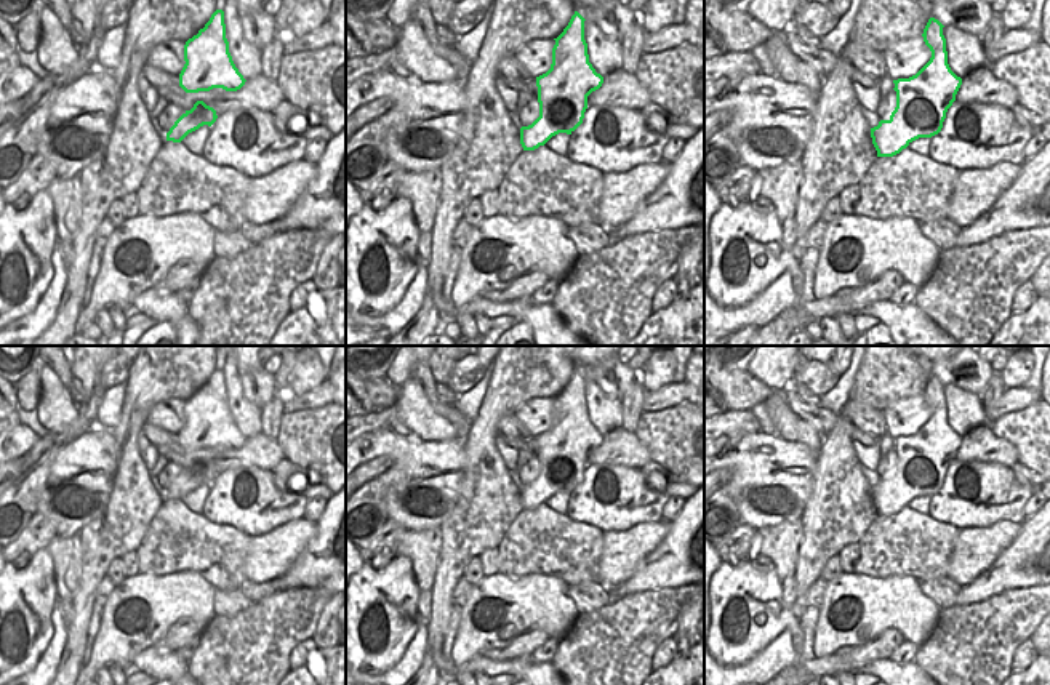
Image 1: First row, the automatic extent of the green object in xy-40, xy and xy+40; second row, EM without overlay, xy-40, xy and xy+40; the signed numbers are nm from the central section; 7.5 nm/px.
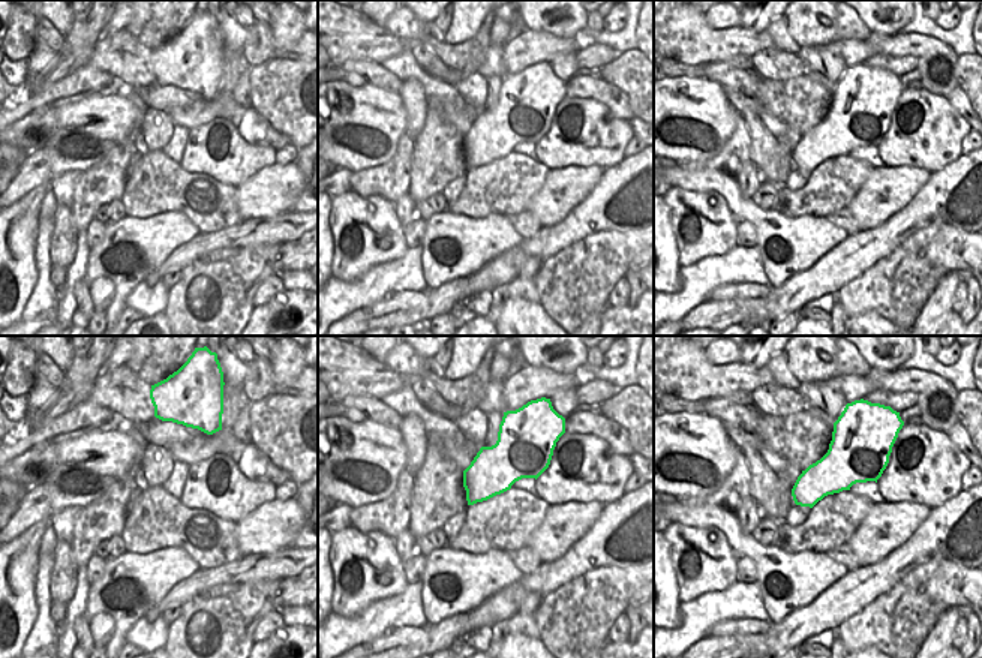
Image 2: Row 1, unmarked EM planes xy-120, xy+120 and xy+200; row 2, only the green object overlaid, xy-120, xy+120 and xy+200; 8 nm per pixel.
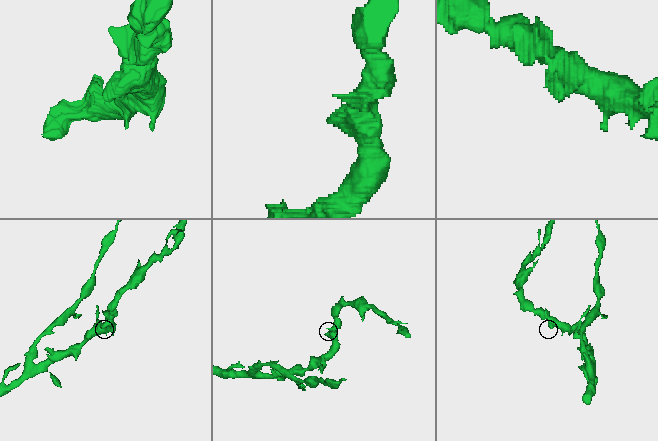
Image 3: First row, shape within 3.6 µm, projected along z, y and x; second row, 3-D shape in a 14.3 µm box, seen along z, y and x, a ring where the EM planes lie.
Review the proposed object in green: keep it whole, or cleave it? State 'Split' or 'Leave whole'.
Leave whole.

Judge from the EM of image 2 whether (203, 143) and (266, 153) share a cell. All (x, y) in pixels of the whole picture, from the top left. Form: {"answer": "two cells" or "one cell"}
{"answer": "one cell"}

